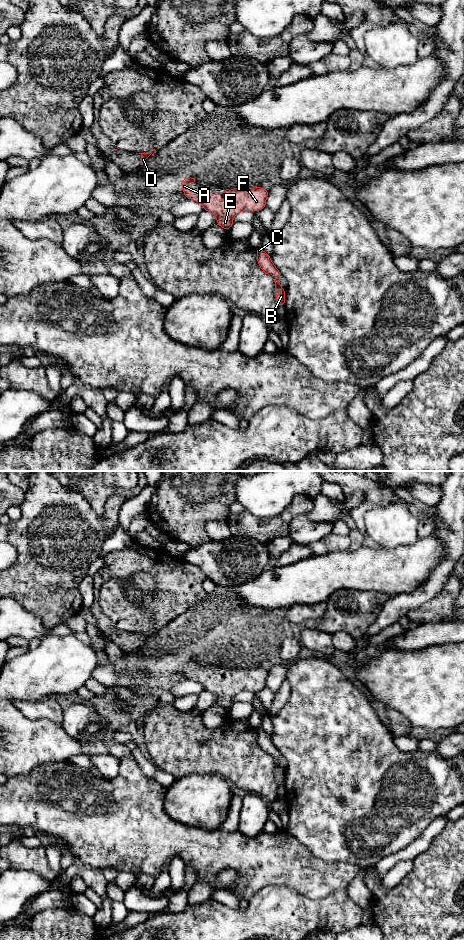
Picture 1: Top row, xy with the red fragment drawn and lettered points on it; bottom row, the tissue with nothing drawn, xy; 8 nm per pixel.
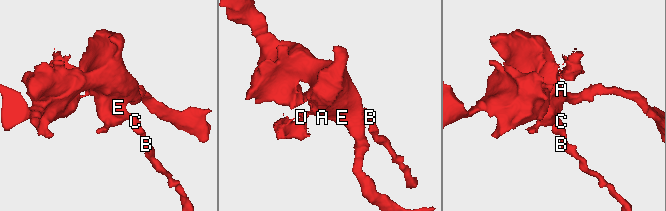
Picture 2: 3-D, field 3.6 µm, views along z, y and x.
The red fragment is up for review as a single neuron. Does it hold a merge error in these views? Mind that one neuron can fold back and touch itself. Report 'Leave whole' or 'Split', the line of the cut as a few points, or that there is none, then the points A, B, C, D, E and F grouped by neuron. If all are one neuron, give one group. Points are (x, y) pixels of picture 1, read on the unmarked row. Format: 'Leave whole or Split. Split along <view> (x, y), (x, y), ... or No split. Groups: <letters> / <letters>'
Split. Split along xy (150, 630), (152, 633). Groups: A B C E F / D

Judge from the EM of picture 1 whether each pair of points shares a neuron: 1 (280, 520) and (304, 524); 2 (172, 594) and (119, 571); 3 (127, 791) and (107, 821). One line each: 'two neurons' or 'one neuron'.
1: two neurons
2: one neuron
3: one neuron

